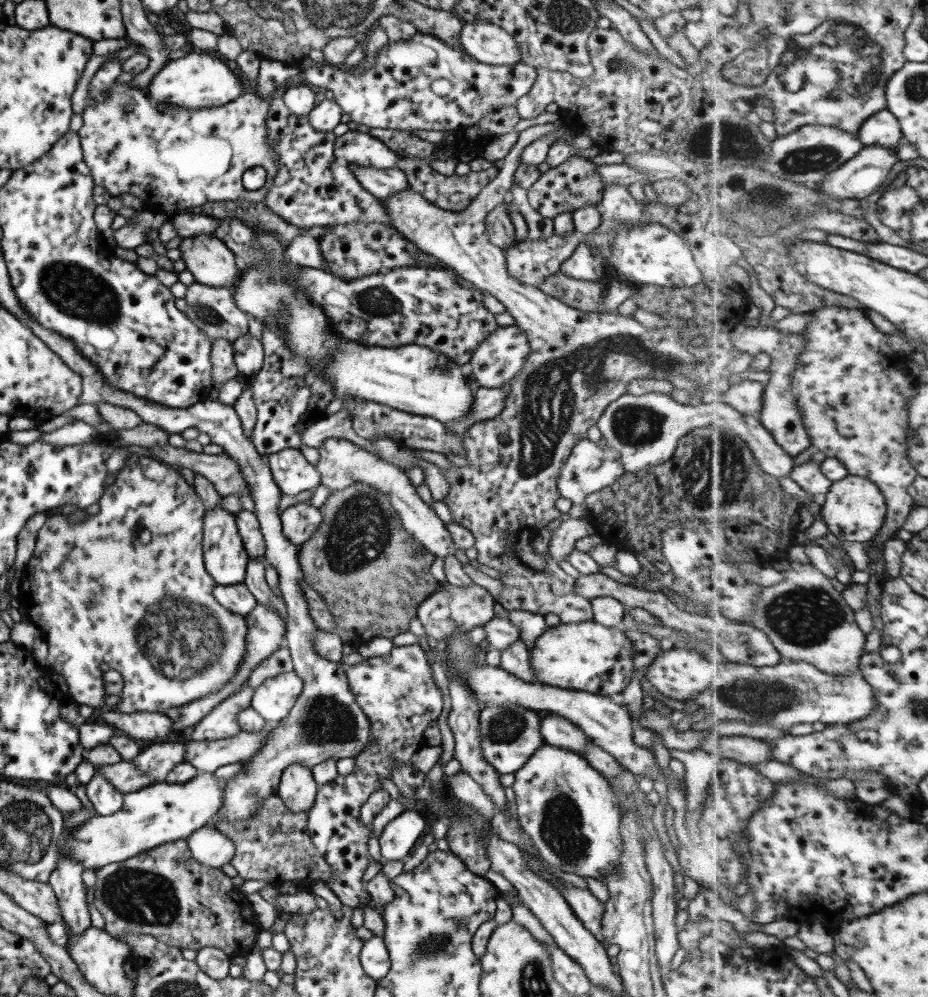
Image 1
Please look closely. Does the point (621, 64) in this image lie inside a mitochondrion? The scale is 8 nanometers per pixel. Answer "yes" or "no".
yes

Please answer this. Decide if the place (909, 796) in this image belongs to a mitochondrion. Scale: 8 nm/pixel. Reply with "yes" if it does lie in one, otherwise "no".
no

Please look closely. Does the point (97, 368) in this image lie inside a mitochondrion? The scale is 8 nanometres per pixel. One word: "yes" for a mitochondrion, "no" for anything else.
no

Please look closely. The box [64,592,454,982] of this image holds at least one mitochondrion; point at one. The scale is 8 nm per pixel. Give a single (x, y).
(136, 895)

